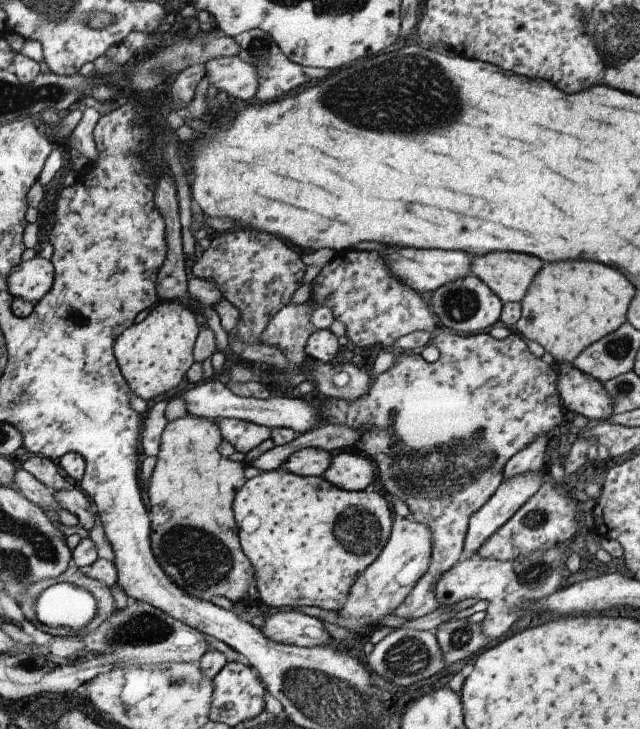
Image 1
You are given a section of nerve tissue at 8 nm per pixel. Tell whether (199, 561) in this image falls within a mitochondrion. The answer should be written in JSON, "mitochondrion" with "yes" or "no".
{"mitochondrion":"yes"}

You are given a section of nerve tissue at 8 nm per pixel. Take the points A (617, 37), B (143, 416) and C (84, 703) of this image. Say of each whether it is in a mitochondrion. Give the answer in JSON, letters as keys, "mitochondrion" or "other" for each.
{"A":"mitochondrion","B":"other","C":"other"}

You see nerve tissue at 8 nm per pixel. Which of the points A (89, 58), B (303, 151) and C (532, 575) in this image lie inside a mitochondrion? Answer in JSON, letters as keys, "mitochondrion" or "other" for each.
{"A":"other","B":"other","C":"mitochondrion"}

